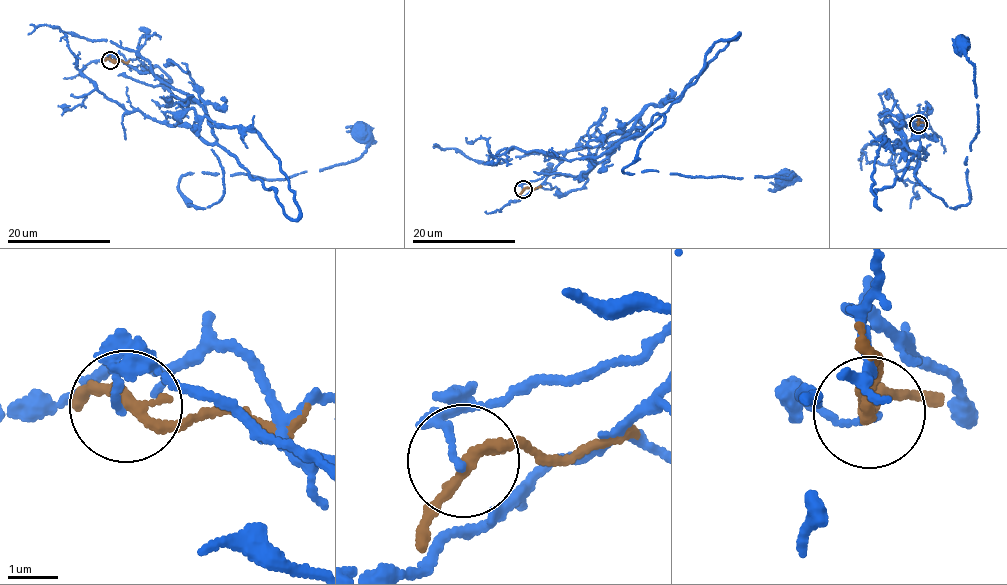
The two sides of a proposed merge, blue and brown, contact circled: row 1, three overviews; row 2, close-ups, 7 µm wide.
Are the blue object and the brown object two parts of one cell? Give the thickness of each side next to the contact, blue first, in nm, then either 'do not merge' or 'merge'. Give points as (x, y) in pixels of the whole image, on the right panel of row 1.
calibres 80 and 220 nm; do not merge

